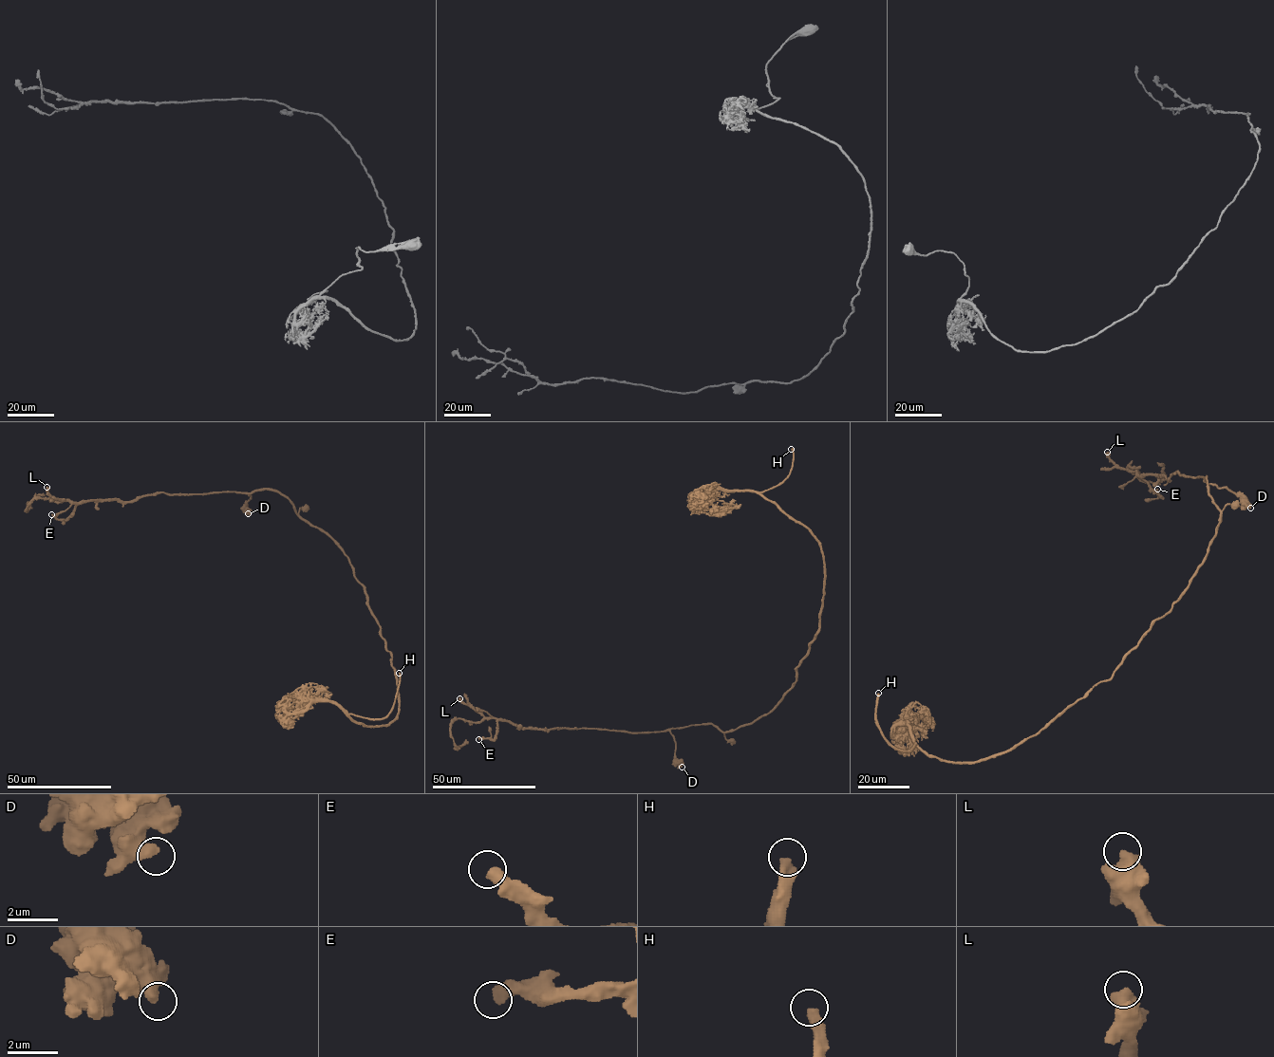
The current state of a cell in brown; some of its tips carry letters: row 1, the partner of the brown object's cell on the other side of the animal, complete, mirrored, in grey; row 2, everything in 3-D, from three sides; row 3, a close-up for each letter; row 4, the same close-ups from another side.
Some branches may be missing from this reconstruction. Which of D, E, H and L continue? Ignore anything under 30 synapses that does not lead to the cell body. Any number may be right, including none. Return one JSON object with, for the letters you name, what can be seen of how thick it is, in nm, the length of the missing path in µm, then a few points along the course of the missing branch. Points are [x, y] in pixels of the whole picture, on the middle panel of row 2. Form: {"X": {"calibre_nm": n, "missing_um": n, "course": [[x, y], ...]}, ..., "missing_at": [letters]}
{"H": {"calibre_nm": 440, "missing_um": 45, "course": [[791, 449], [784, 461], [802, 457], [807, 449]]}, "missing_at": ["H"]}

